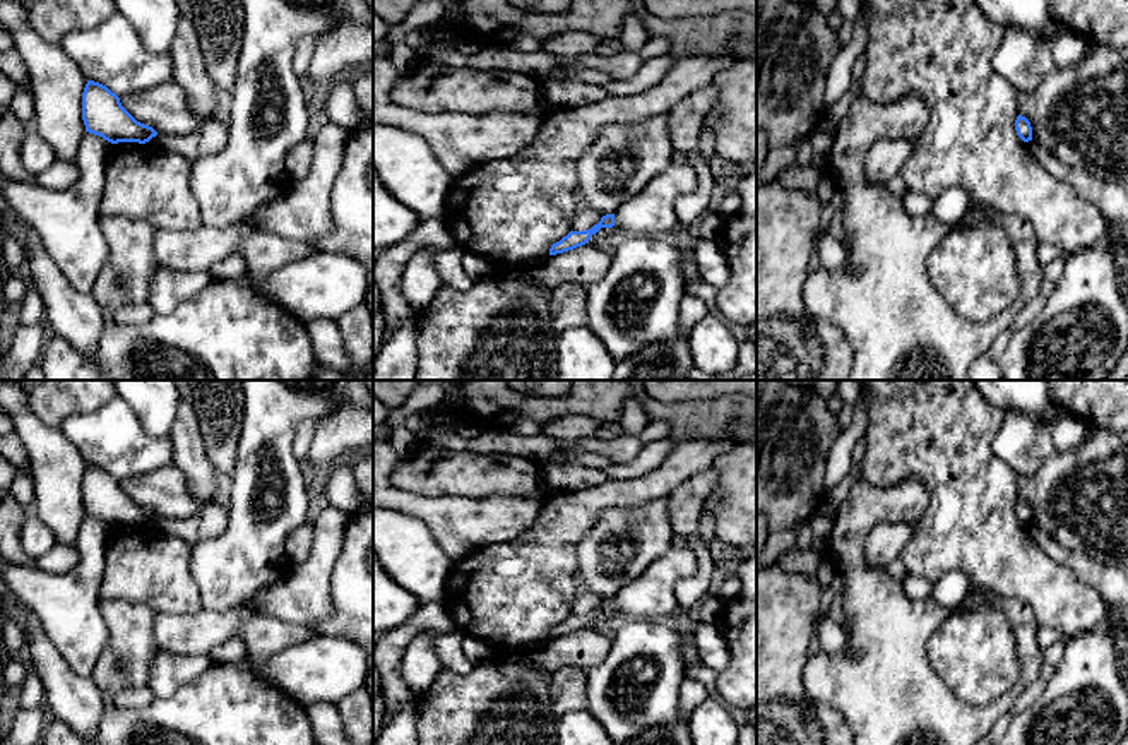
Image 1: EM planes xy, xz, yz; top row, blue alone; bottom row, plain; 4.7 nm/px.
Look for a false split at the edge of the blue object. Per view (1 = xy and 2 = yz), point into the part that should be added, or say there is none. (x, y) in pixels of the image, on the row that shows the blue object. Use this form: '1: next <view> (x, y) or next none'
1: next none
2: next none

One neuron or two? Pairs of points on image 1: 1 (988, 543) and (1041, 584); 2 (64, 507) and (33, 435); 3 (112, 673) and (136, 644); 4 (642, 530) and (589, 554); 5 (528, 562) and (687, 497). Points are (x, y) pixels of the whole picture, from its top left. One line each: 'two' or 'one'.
1: one
2: one
3: one
4: one
5: two

